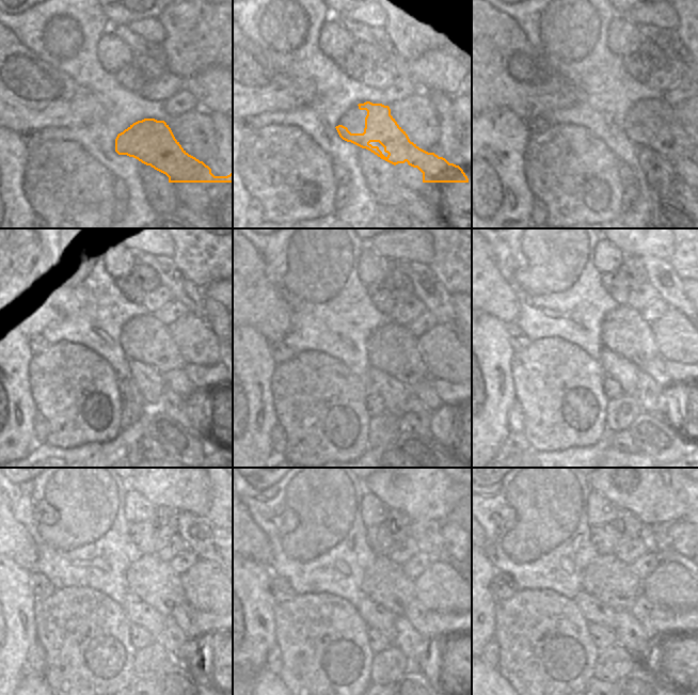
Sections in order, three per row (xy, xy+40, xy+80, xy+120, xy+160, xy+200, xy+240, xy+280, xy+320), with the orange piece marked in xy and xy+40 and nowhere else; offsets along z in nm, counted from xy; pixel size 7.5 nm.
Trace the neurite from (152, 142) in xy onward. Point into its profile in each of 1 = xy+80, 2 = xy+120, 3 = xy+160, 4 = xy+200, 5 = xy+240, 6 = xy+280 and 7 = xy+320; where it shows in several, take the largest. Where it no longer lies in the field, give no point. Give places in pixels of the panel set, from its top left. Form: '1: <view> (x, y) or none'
1: xy+80 (656, 168)
2: xy+120 (180, 407)
3: xy+160 (431, 405)
4: xy+200 (655, 400)
5: xy+240 (164, 597)
6: xy+280 (397, 596)
7: xy+320 (616, 586)

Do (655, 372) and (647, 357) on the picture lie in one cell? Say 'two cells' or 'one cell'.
two cells

